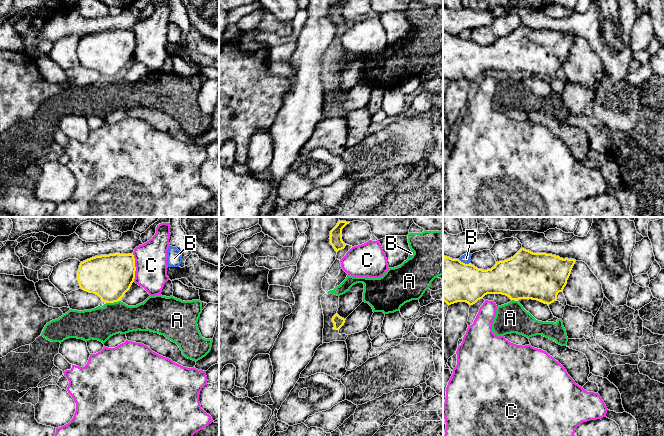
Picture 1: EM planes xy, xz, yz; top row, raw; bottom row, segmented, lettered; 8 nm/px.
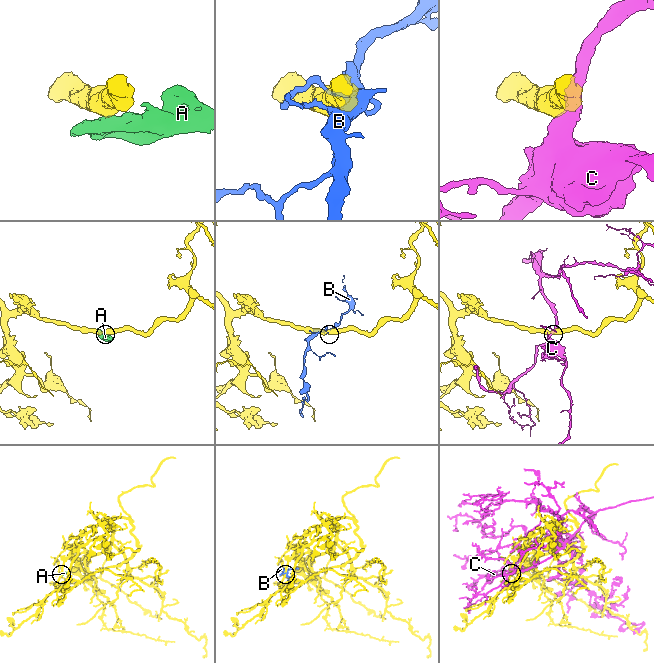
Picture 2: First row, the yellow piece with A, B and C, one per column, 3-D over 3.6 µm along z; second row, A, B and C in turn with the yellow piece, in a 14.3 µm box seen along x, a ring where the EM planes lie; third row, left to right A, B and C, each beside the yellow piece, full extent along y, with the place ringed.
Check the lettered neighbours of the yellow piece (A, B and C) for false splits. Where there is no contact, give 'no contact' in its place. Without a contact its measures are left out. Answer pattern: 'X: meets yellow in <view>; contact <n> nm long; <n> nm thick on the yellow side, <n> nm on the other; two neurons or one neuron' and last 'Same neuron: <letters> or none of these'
A: meets yellow in xy; contact 110 nm long; 360 nm thick on the yellow side, 260 nm on the other; two neurons
B: meets yellow in yz; contact 100 nm long; 360 nm thick on the yellow side, 80 nm on the other; two neurons
C: meets yellow in xy; contact 220 nm long; 360 nm thick on the yellow side, 260 nm on the other; two neurons
Same neuron: none of these

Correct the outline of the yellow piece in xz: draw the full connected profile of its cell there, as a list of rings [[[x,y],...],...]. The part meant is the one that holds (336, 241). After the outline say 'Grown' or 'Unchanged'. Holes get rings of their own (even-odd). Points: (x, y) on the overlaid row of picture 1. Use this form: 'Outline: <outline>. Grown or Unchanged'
Outline: [[[338,221],[337,225],[330,231],[330,244],[336,252],[345,248],[346,244],[342,240],[342,229],[350,222]]]. Unchanged

